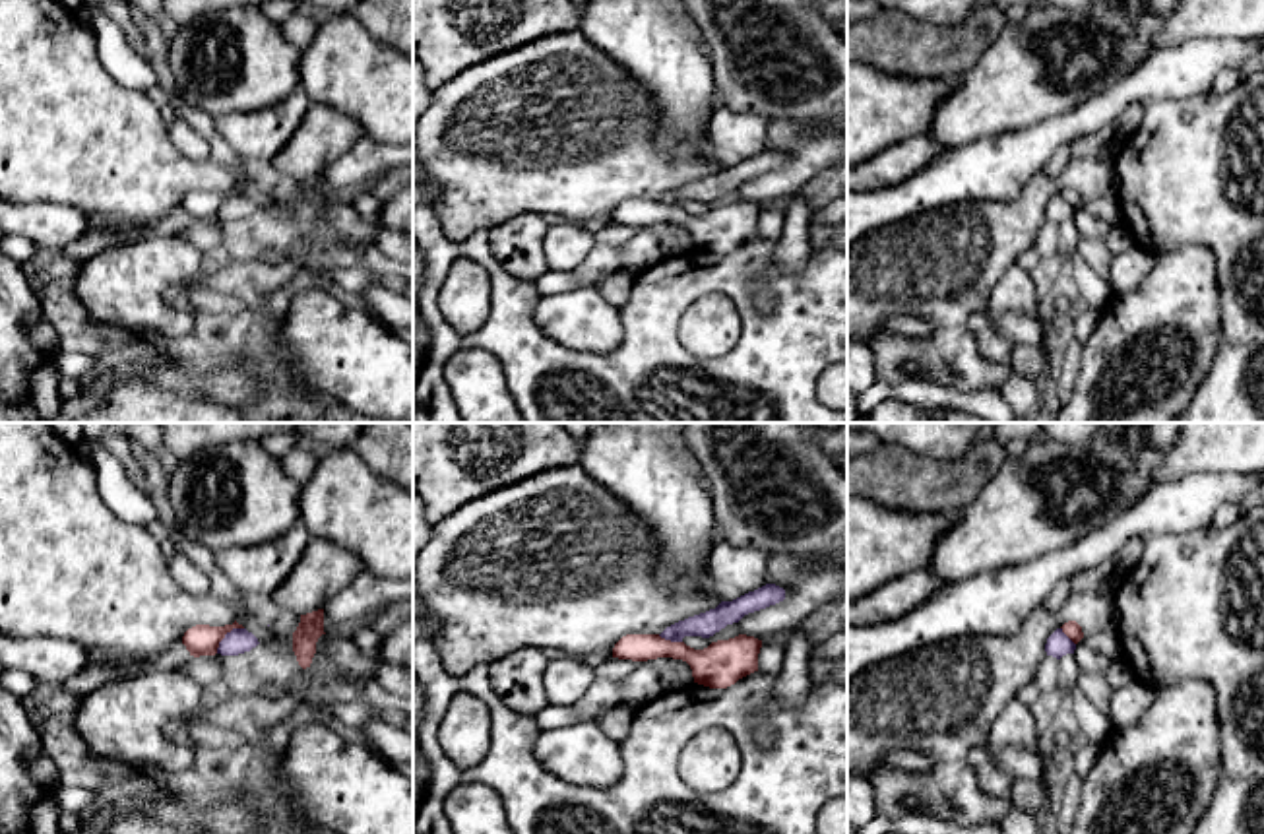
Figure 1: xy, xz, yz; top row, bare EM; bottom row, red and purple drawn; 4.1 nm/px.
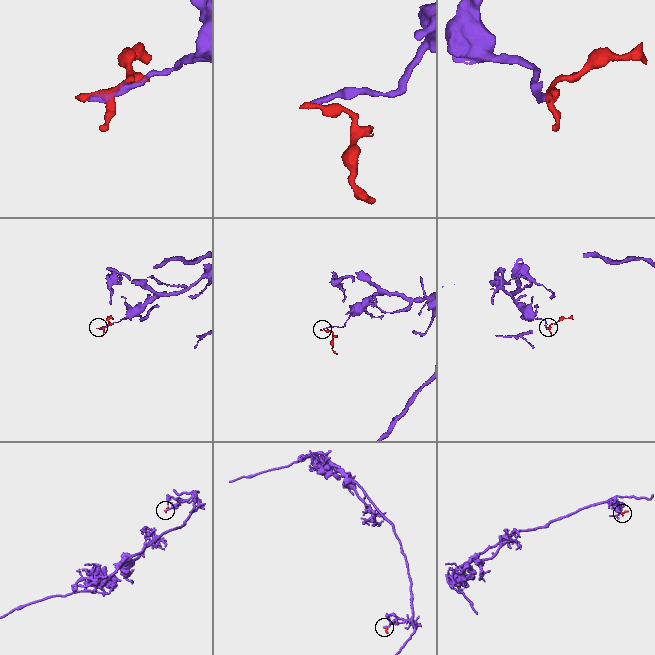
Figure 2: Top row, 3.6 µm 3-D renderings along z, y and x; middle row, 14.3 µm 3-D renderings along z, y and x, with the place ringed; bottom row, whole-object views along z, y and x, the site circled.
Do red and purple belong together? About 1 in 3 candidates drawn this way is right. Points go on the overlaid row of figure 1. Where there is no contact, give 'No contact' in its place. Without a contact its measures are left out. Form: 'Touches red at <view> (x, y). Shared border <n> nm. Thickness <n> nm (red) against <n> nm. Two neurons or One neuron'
Touches red at xy (225, 633). Shared border 160 nm. Thickness 130 nm (red) against 110 nm. Two neurons

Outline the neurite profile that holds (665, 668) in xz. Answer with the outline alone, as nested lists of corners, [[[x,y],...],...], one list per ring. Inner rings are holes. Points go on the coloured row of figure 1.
[[[657,658],[657,659],[648,659],[648,661],[636,661],[648,663],[661,679],[671,679],[675,687],[684,687],[688,685],[688,677],[677,667],[677,661],[673,658]]]

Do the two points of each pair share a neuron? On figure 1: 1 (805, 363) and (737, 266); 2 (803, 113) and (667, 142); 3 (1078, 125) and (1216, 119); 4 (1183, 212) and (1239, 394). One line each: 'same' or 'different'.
1: same
2: different
3: different
4: same

